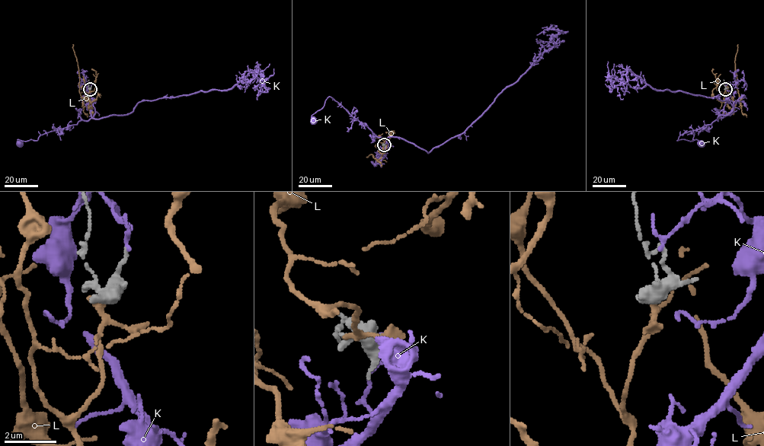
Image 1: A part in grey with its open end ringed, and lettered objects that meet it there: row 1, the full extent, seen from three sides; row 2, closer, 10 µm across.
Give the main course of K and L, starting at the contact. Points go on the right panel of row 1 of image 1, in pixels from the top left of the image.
K: (726, 86), (730, 82), (733, 91), (724, 116), (685, 132), (677, 140), (700, 142)
L: (725, 90), (724, 102), (733, 108), (740, 97), (736, 88), (734, 62), (738, 44)

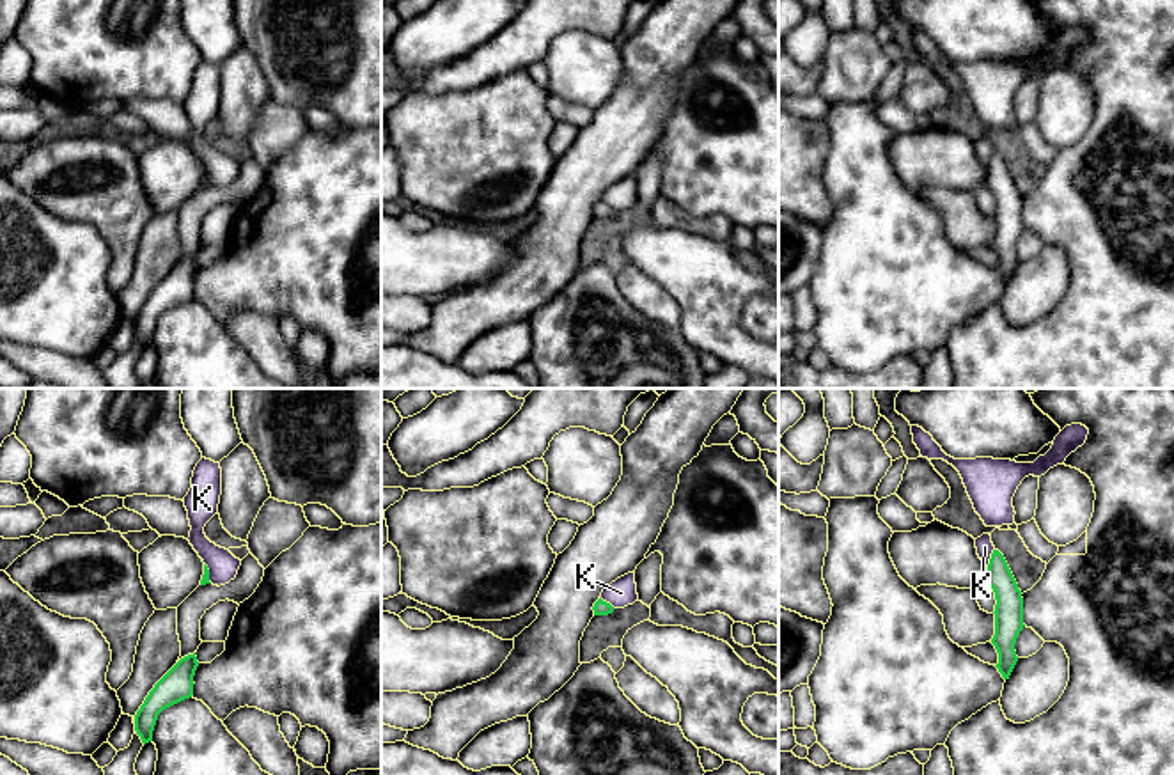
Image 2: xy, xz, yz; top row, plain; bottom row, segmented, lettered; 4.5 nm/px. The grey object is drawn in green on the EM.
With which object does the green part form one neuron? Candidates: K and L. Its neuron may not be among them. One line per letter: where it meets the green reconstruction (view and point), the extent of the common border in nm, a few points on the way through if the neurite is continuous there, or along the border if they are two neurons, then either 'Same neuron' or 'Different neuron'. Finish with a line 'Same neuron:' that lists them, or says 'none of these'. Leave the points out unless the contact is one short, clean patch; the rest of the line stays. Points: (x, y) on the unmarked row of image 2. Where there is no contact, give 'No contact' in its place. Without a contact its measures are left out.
K: Touches green at yz (992, 160). Shared border 90 nm. Boundary: yz (993, 151), (986, 167). Different neuron
L: No contact. Same neuron
Same neuron: L

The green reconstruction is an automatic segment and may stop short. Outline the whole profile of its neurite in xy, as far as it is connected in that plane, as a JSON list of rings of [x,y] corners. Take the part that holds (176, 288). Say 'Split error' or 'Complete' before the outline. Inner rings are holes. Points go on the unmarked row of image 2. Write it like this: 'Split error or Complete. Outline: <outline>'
Complete. Outline: [[[195,255],[181,261],[149,294],[135,317],[135,333],[144,348],[153,344],[158,317],[193,298],[193,278],[197,270],[199,264]]]

